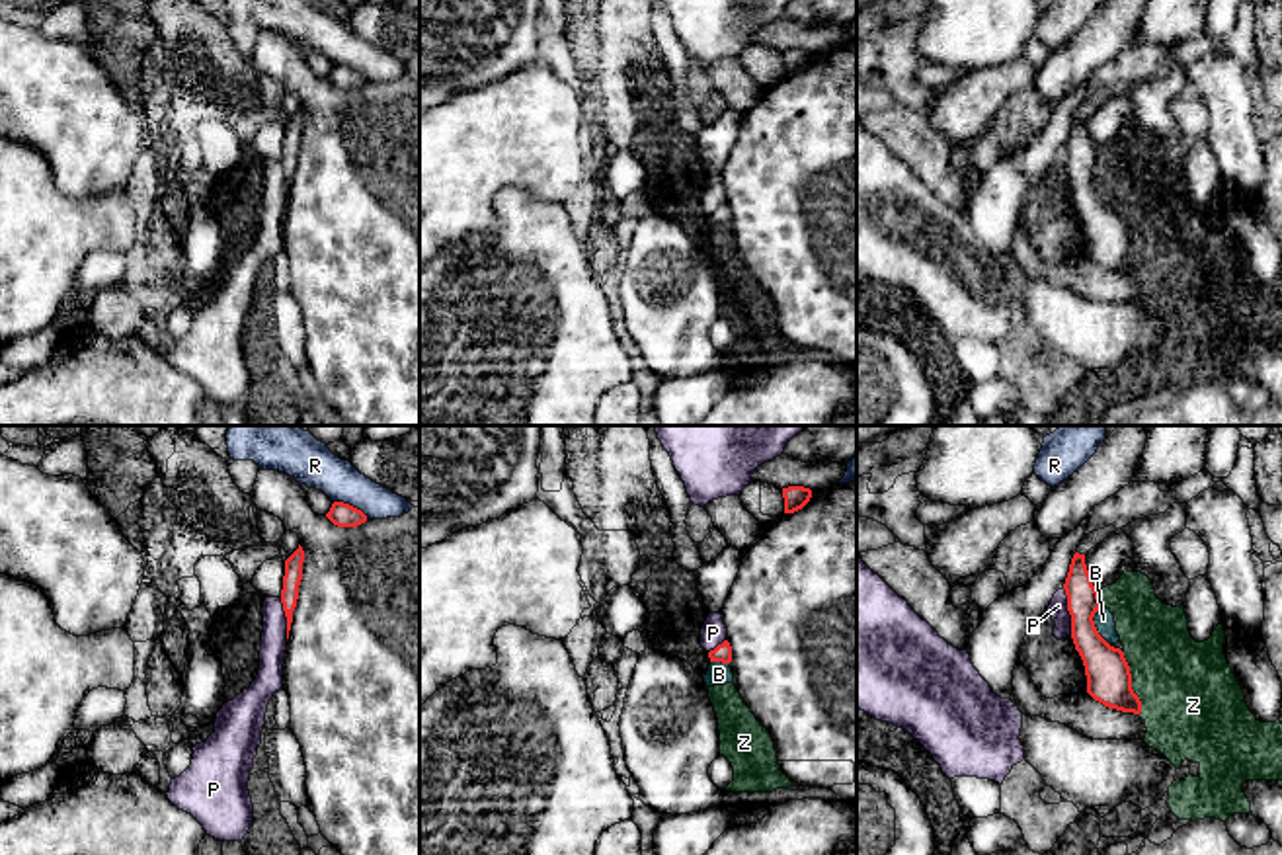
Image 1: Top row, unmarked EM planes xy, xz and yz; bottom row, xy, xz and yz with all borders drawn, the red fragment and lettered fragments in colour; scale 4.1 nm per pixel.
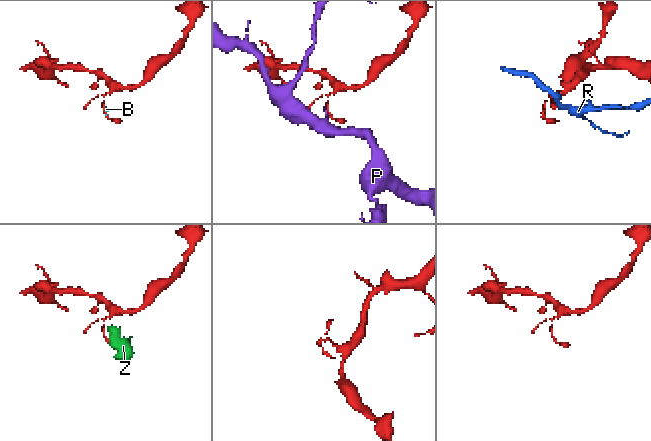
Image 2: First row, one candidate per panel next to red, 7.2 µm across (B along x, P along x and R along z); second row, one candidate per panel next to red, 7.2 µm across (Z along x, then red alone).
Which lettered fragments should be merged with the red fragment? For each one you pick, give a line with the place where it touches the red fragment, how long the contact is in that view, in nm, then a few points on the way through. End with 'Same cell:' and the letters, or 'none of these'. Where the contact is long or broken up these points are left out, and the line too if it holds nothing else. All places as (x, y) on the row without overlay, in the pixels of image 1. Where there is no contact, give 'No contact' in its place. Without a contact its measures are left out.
Same cell: none of these

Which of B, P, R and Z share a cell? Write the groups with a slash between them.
B Z / P / R

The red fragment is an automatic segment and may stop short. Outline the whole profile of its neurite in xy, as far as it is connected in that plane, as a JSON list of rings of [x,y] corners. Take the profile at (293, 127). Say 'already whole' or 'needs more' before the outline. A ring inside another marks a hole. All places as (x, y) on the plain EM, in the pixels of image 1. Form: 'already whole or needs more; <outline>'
already whole; [[[299,107],[299,111],[285,123],[285,139],[283,139],[283,152],[281,152],[281,166],[287,180],[287,201],[293,185],[293,174],[299,162],[302,125],[304,125],[304,113]]]

